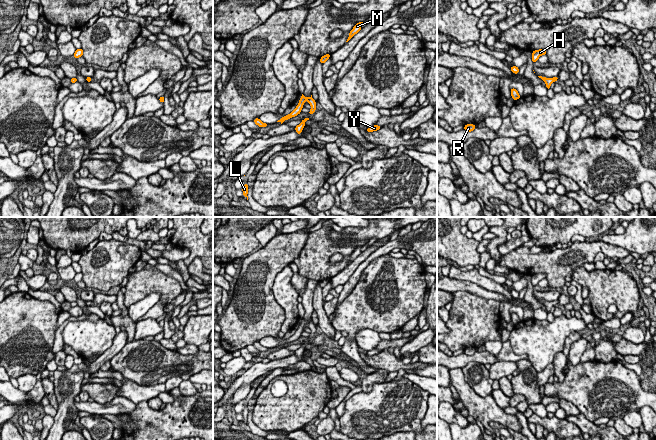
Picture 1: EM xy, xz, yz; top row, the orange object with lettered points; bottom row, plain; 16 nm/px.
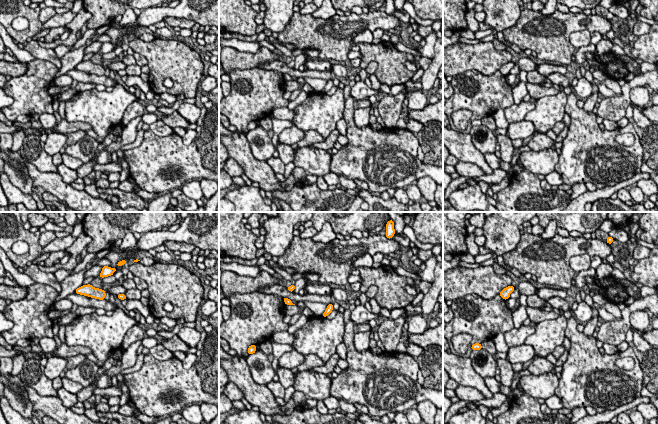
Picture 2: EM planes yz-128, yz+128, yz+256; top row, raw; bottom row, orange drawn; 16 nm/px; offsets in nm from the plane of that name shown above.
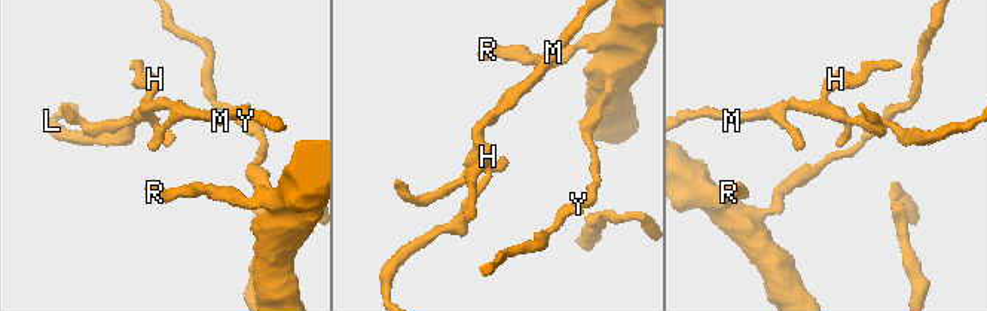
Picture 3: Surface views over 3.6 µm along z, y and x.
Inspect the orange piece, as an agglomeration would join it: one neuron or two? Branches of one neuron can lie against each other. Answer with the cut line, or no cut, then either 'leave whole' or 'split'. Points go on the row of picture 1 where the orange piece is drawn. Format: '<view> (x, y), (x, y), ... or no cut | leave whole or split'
no cut | leave whole

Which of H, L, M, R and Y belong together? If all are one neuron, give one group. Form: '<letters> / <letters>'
H L M R Y

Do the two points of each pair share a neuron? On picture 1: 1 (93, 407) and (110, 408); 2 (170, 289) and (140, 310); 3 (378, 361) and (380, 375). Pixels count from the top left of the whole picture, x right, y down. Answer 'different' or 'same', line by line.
1: same
2: different
3: different

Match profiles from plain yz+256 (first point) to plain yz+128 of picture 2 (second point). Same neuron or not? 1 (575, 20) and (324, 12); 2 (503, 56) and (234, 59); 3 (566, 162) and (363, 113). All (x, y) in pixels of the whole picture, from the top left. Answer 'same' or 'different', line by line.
1: different
2: same
3: different

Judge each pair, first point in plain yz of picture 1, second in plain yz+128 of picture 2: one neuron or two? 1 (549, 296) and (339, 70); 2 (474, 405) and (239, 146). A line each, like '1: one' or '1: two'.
1: two
2: one

